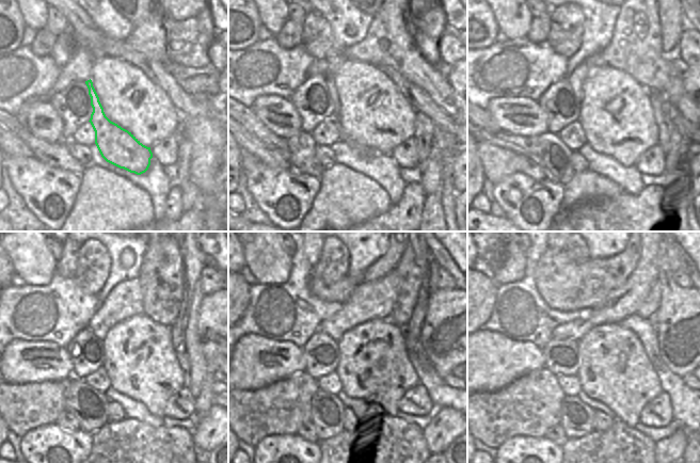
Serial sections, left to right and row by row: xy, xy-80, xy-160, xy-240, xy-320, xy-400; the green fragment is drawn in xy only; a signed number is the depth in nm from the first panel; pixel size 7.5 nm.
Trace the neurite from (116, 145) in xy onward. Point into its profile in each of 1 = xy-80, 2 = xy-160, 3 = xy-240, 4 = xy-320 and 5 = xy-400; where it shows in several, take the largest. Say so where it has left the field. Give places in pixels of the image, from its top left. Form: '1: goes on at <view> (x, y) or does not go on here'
1: goes on at xy-80 (330, 83)
2: goes on at xy-160 (575, 79)
3: goes on at xy-240 (124, 301)
4: goes on at xy-320 (375, 300)
5: goes on at xy-400 (623, 302)

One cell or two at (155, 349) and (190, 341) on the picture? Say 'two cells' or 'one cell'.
two cells

